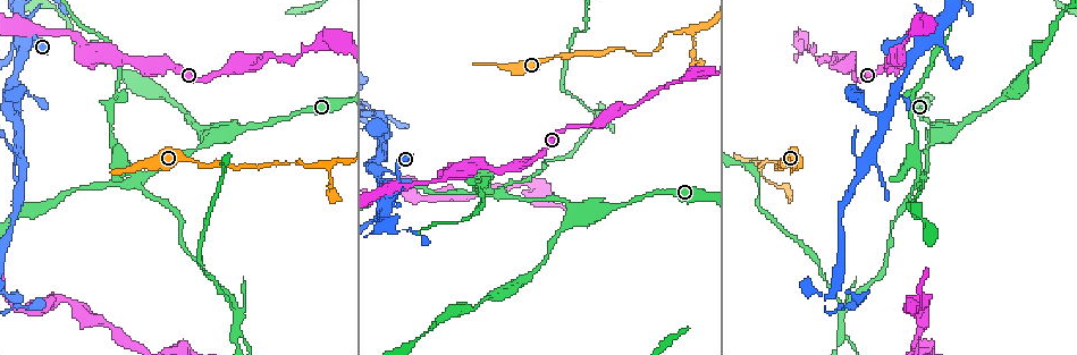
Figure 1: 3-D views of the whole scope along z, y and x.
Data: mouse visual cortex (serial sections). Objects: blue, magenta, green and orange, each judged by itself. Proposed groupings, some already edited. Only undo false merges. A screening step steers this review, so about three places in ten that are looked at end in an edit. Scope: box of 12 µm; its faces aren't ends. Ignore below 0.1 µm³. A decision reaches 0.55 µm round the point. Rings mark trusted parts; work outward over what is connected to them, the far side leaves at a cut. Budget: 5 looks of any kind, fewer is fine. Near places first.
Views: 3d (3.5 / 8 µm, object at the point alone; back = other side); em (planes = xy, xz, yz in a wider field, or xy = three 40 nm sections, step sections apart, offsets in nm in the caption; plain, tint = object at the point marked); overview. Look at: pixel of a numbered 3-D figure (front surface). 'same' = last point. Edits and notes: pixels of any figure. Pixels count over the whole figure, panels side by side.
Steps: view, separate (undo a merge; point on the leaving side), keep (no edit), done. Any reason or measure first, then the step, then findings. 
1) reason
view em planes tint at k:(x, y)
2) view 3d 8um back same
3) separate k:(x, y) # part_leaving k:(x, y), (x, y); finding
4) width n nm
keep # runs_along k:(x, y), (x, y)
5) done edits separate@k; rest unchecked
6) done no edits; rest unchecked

view 3d 3.5um at 1:(596, 212)

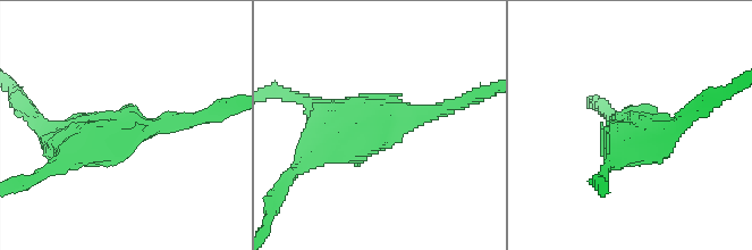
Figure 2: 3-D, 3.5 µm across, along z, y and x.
shape alone is not enough
view em xy step 1 tint at 2:(124, 128)

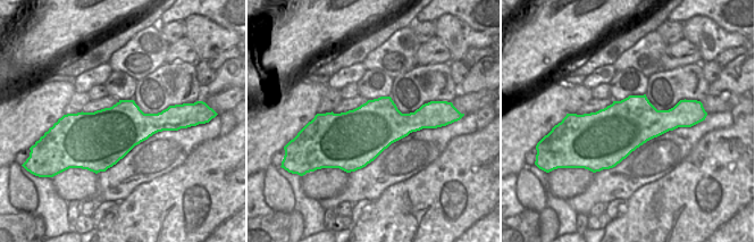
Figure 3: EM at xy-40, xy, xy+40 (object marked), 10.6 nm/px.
keep # runs_along 2:(174, 123), (115, 130), (44, 172); one cell here

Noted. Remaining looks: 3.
sudden change in width
view 3d 3.5um at 1:(140, 180)

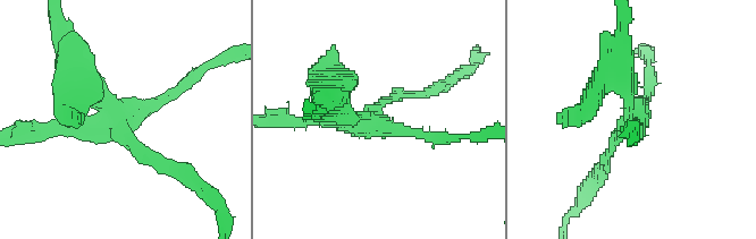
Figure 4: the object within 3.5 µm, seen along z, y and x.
now the EM
view em xy step 1 tint at 4:(636, 116)

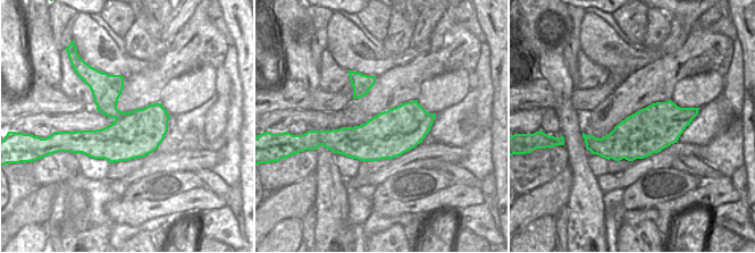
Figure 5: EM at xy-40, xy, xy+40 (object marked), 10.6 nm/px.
view em planes tint same

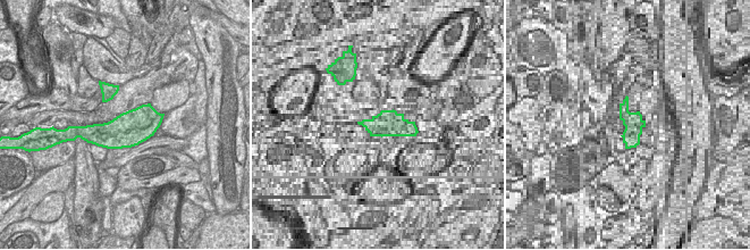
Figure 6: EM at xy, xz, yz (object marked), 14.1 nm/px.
width 500 nm
separate 4:(142, 156) # part_leaving 4:(124, 117), (137, 148), (186, 177); two cells meet here

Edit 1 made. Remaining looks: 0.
done edits separate@4; rest unchecked

